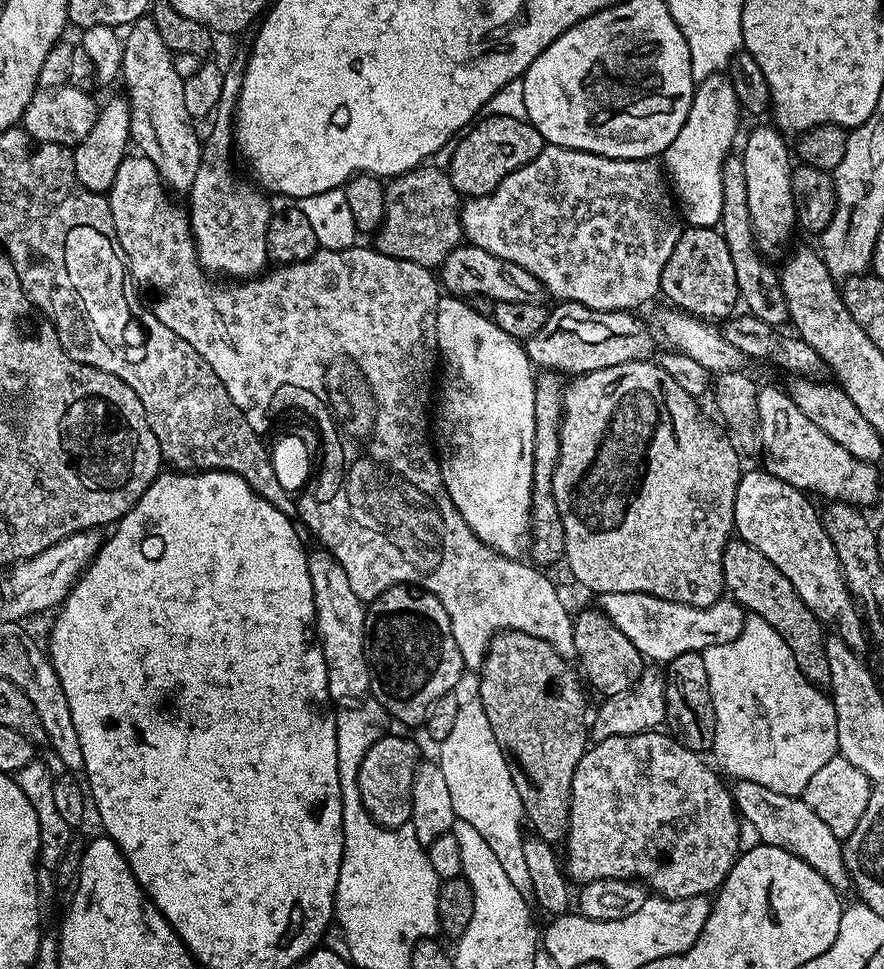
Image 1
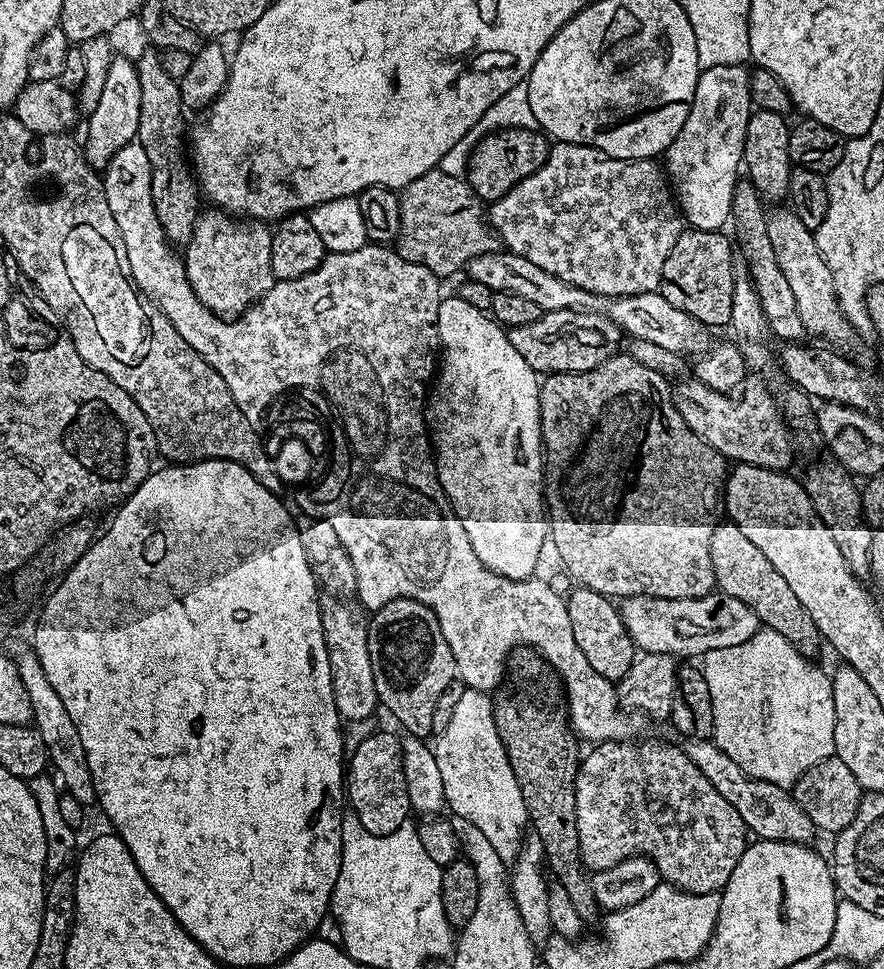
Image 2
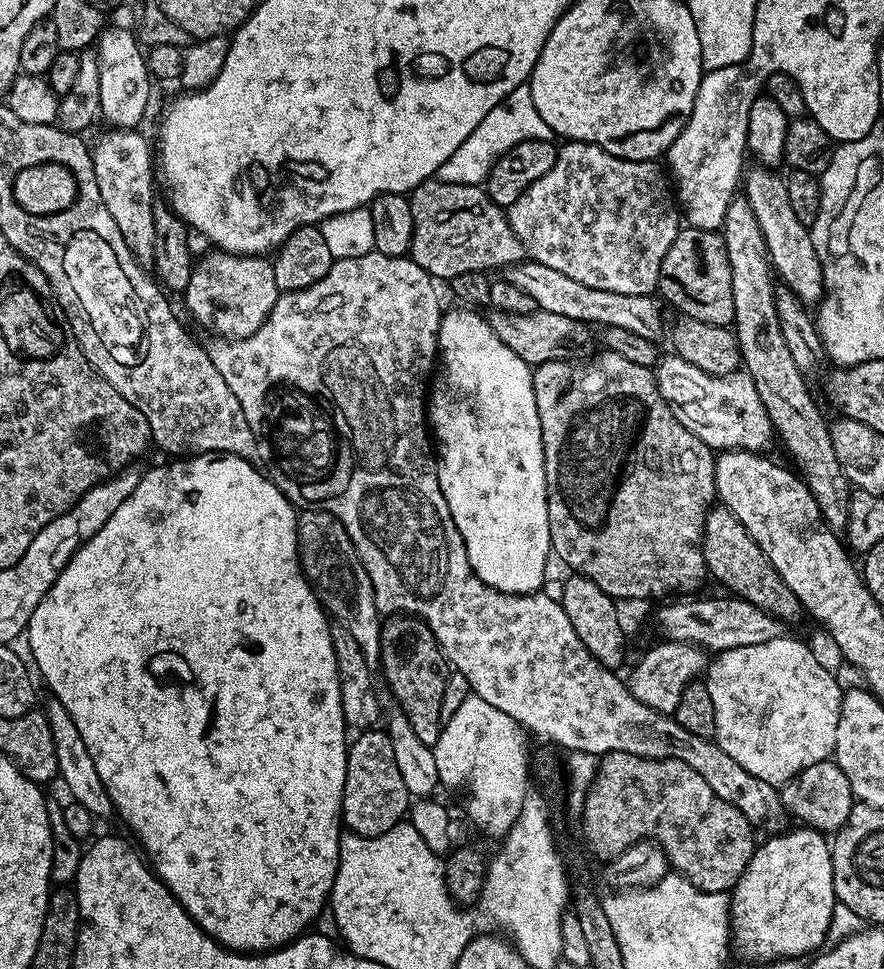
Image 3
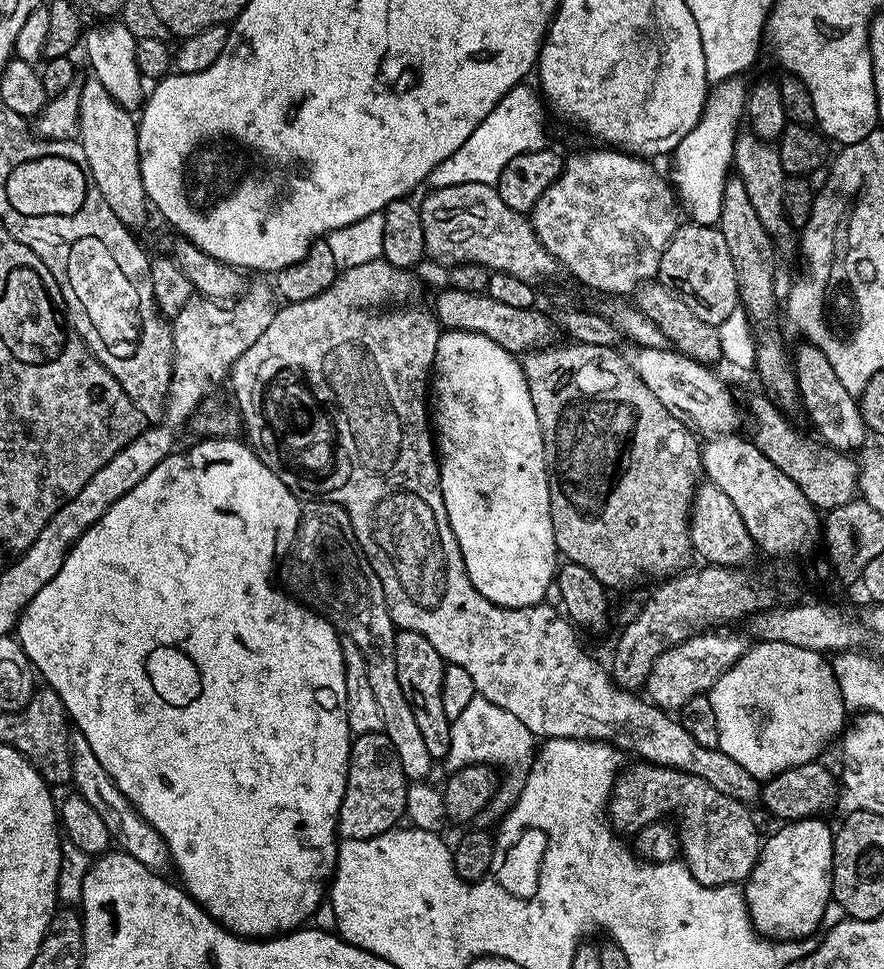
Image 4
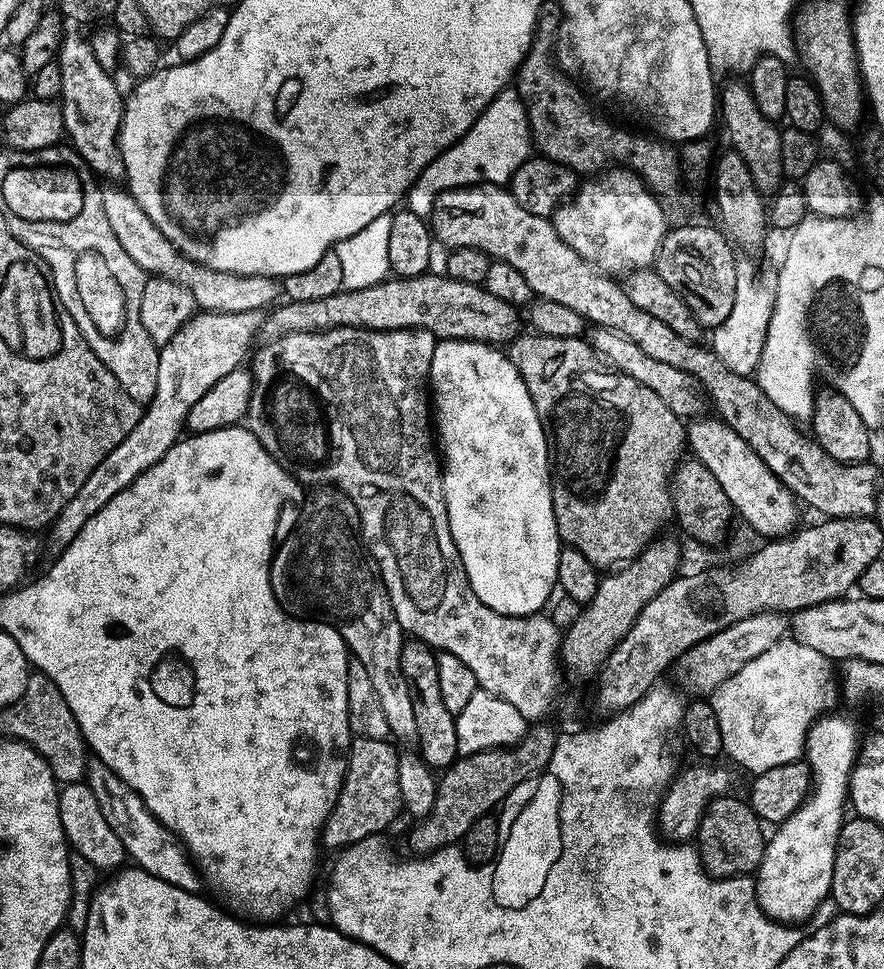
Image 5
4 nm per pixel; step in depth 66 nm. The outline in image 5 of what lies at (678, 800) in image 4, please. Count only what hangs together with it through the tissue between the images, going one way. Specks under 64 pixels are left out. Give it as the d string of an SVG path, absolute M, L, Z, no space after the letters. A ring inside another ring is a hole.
M736 794L711 800L704 810L704 817L700 819L699 828L696 829L695 847L704 869L712 876L747 876L755 873L764 857L766 832L764 836L762 821L751 804L741 797L740 800Z

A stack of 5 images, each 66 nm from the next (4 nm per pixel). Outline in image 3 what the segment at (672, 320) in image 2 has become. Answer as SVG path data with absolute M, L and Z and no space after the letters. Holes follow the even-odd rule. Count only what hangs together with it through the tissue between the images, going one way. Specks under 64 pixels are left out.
M531 258L508 265L503 269L502 276L503 279L514 282L514 286L526 290L526 294L534 298L537 309L541 312L562 314L562 318L581 320L589 326L622 326L622 330L642 334L642 338L650 338L654 342L659 341L660 335L665 335L666 322L664 324L664 316L660 313L661 301L655 295L639 296L594 290L594 286L582 286L582 282L574 282L574 278L561 274L558 270L550 270L550 266L542 266L542 262Z

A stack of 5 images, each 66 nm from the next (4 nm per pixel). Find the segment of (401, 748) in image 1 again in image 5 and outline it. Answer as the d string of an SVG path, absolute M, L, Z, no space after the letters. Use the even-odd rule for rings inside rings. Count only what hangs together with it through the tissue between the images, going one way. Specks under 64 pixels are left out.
M355 737L348 750L348 769L344 771L344 785L336 799L334 810L328 816L322 833L322 844L325 849L343 849L349 844L356 844L365 840L367 836L380 836L383 828L388 828L396 820L396 815L401 815L400 791L398 790L398 762L401 753L396 752L397 745L391 739L379 740L378 738Z

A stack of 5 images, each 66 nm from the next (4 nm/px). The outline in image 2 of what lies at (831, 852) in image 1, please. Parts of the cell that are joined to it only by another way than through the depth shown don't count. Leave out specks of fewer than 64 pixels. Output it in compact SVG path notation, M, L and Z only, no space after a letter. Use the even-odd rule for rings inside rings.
M688 740L683 749L694 766L710 778L710 786L714 786L714 790L718 790L718 794L722 794L734 810L738 810L742 822L756 840L777 840L787 844L808 844L811 841L814 829L810 818L806 810L802 810L802 806L793 800L789 789L746 774L738 762L734 762L734 758L727 756L712 740Z

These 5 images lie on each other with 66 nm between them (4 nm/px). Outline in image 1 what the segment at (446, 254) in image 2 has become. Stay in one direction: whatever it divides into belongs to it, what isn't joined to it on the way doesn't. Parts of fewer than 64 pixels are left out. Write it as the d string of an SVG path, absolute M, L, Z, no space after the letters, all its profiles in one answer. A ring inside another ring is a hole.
M432 166L412 168L387 181L388 210L384 213L380 231L375 233L374 247L377 252L390 258L414 262L426 269L436 270L462 243L462 197L443 167L428 167Z

